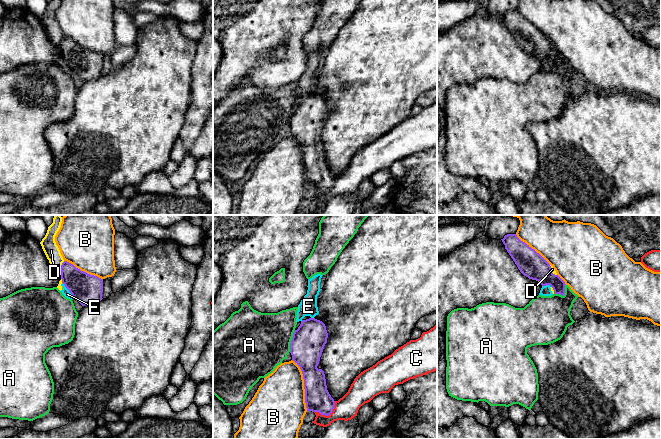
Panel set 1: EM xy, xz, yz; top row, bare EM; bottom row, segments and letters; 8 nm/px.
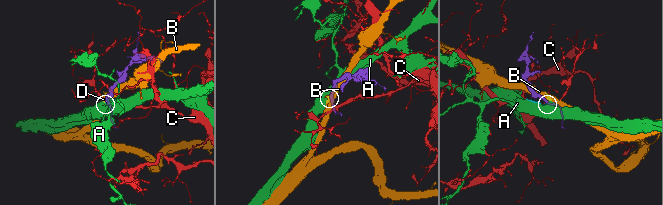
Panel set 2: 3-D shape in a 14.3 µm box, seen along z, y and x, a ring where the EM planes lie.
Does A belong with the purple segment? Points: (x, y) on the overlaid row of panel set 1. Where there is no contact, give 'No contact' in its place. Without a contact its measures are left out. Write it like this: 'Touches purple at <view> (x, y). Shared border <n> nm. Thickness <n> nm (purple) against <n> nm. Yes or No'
Touches purple at xz (291, 341). Shared border 180 nm. Thickness 260 nm (purple) against 460 nm. No

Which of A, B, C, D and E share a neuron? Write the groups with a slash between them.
A / B / C / D E

